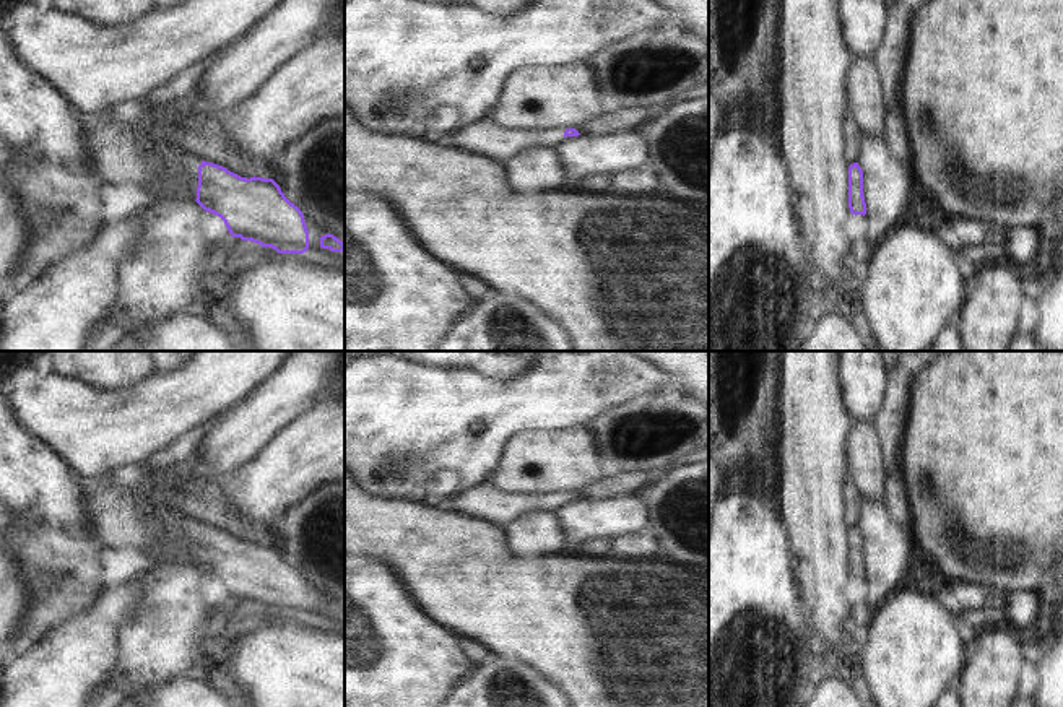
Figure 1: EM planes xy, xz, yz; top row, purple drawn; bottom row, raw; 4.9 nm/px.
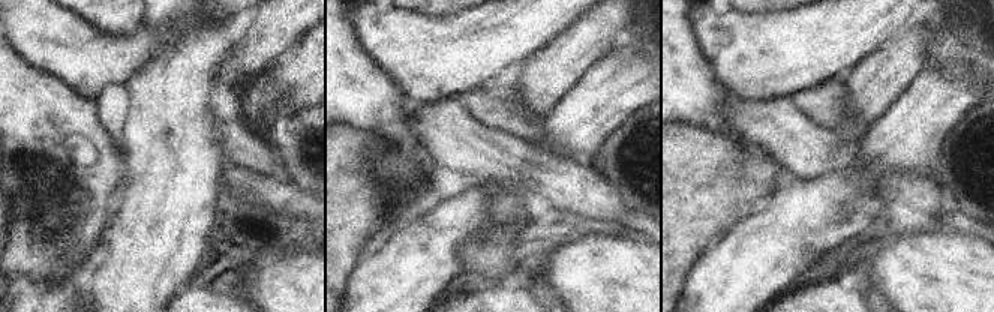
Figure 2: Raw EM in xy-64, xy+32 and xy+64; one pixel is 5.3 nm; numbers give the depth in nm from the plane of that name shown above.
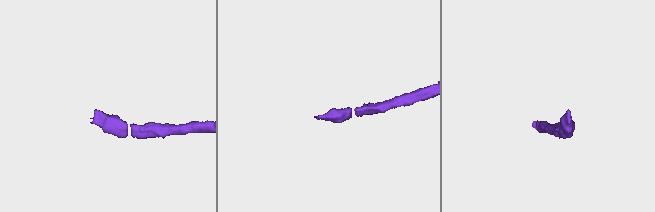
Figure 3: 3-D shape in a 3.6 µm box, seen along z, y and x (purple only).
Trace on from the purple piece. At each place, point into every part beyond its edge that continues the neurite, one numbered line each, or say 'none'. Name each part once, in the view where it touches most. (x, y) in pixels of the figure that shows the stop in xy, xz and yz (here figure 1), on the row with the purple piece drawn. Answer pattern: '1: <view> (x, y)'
1: xy (117, 158)

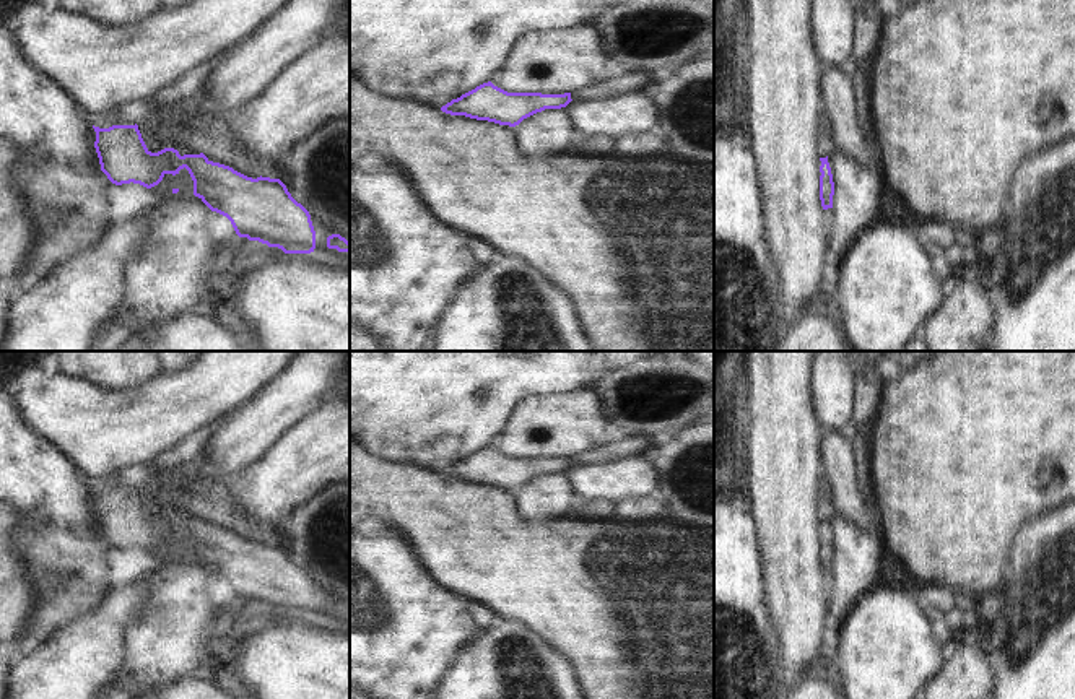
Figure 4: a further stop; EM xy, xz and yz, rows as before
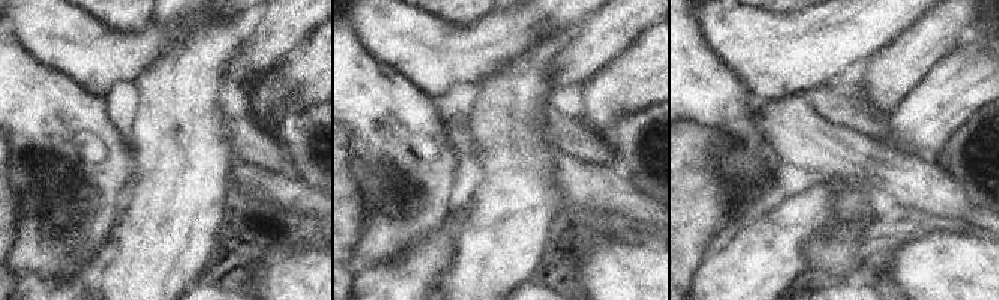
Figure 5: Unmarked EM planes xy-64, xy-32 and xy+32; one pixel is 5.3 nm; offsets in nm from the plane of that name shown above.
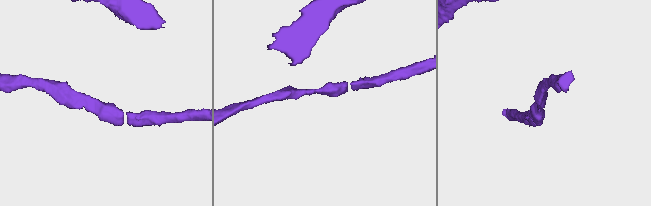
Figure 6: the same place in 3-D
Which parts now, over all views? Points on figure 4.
none

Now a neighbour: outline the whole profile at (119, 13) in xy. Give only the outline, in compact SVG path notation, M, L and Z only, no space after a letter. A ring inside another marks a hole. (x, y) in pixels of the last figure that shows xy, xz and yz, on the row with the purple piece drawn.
M59 0L59 8L93 21L127 28L163 8L161 0Z

